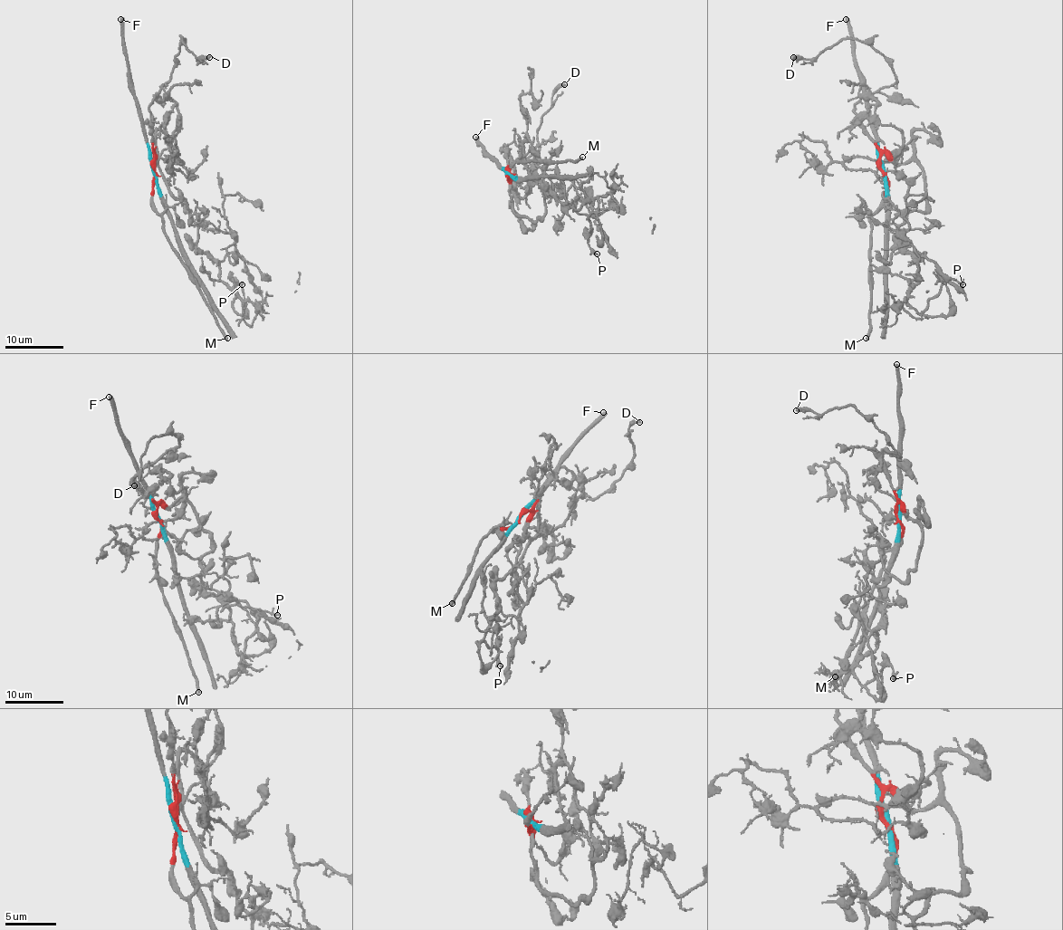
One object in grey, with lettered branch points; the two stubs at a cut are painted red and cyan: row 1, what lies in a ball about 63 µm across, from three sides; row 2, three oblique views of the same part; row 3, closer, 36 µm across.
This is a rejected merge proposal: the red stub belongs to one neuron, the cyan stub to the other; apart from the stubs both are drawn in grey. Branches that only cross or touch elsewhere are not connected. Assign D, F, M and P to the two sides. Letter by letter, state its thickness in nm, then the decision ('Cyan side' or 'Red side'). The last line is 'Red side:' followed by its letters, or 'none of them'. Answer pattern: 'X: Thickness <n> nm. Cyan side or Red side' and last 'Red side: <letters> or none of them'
D: Thickness 400 nm. Red side
F: Thickness 440 nm. Cyan side
M: Thickness 320 nm. Red side
P: Thickness 160 nm. Red side
Red side: D, M, P

